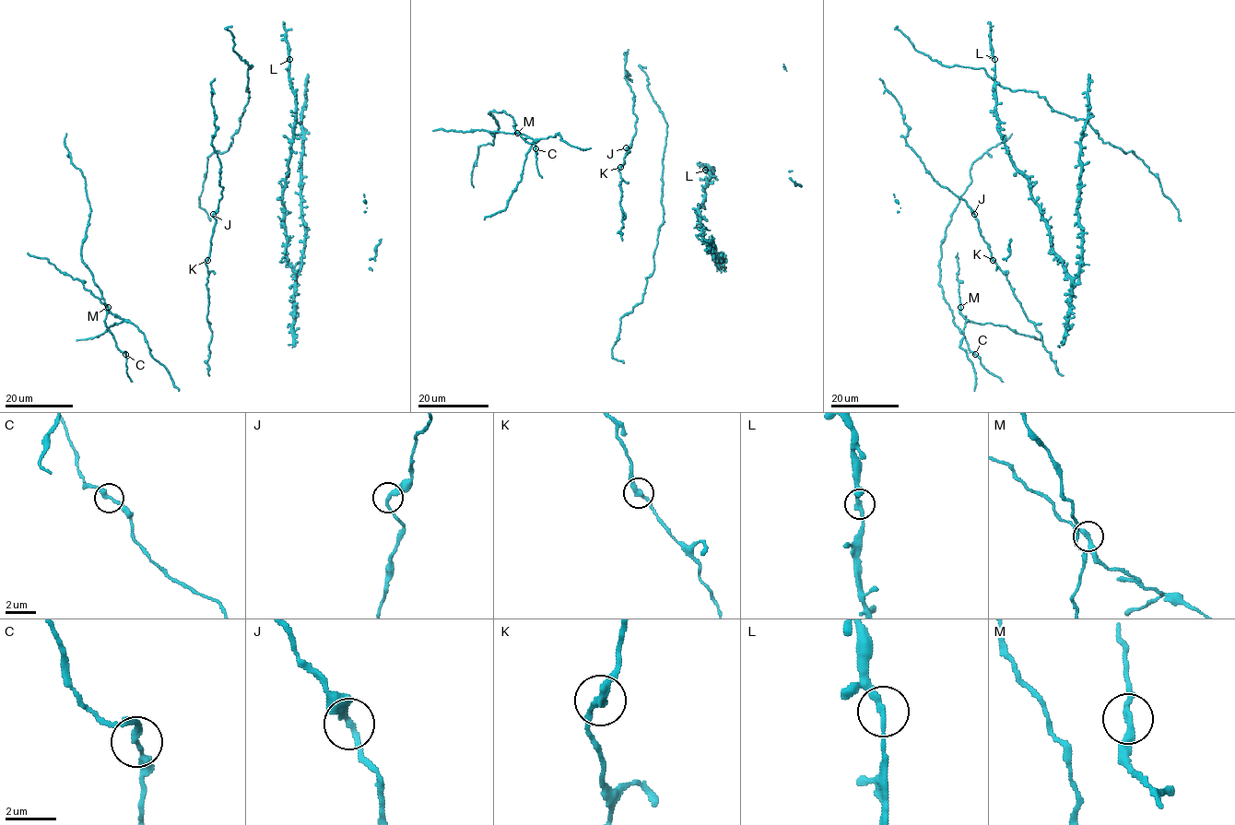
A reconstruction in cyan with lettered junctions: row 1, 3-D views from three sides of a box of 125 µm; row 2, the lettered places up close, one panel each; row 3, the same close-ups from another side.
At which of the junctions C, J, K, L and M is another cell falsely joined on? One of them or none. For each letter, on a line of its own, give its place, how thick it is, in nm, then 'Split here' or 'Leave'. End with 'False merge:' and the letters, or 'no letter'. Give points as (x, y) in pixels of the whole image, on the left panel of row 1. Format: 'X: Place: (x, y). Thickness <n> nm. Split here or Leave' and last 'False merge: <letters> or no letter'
C: Place: (125, 354). Thickness 240 nm. Leave
J: Place: (213, 214). Thickness 240 nm. Leave
K: Place: (207, 260). Thickness 280 nm. Leave
L: Place: (289, 59). Thickness 240 nm. Leave
M: Place: (108, 307). Thickness 280 nm. Leave
False merge: no letter

